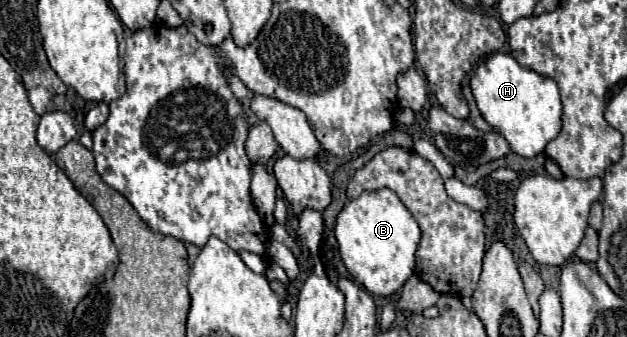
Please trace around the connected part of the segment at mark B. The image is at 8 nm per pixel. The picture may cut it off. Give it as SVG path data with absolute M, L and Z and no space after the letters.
M392 190L362 192L356 200L350 200L336 218L334 234L346 270L370 294L392 296L414 274L414 252L420 242L420 228Z

